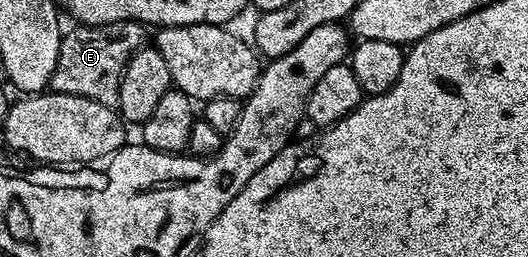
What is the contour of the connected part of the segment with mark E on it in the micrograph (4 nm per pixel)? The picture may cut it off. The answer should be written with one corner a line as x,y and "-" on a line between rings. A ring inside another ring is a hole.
114,22
108,26
79,24
74,28
76,30
63,34
63,43
57,56
57,68
53,68
50,89
57,94
85,96
89,100
97,100
97,104
118,107
123,70
132,54
148,45
148,31
142,22

